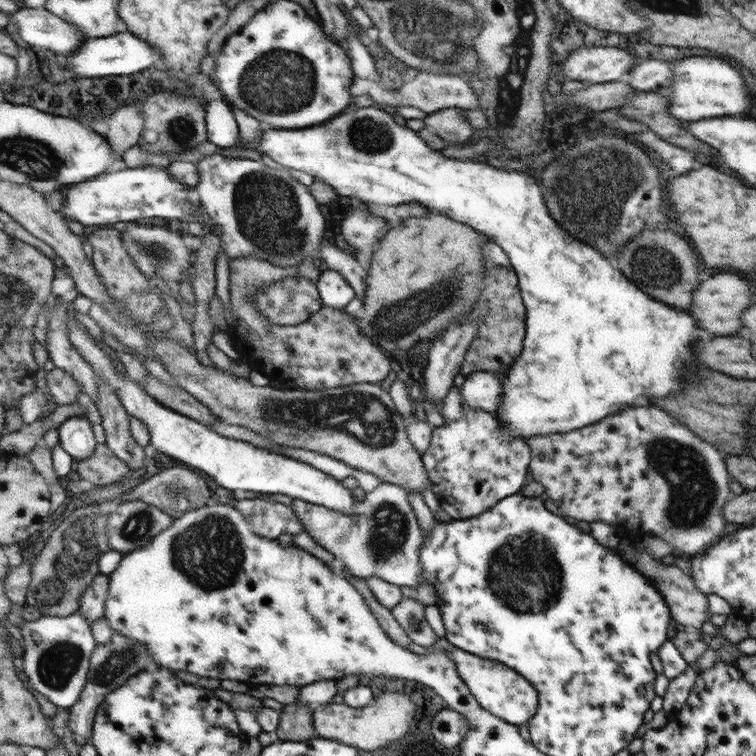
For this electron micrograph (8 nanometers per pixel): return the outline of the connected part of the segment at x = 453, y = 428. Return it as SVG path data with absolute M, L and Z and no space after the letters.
M454 383L442 402L441 414L445 423L433 429L430 446L422 458L430 476L432 490L442 510L453 519L471 519L484 514L500 500L517 494L526 482L526 466L531 464L531 448L528 448L527 440L512 438L510 432L504 426L500 426L500 420L494 413L468 408L460 396L460 388Z

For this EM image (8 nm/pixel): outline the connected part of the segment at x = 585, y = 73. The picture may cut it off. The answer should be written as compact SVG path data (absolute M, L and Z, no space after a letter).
M585 44L568 53L562 62L562 74L578 82L609 83L622 80L640 60L620 48Z

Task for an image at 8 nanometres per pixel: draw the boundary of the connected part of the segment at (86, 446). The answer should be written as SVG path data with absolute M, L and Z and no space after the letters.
M85 414L70 417L60 426L61 443L76 460L90 458L98 447L98 436Z

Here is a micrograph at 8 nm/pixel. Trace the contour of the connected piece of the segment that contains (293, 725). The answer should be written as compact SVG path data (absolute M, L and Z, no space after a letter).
M296 704L284 706L278 729L274 733L277 741L308 742L316 736L312 709Z

